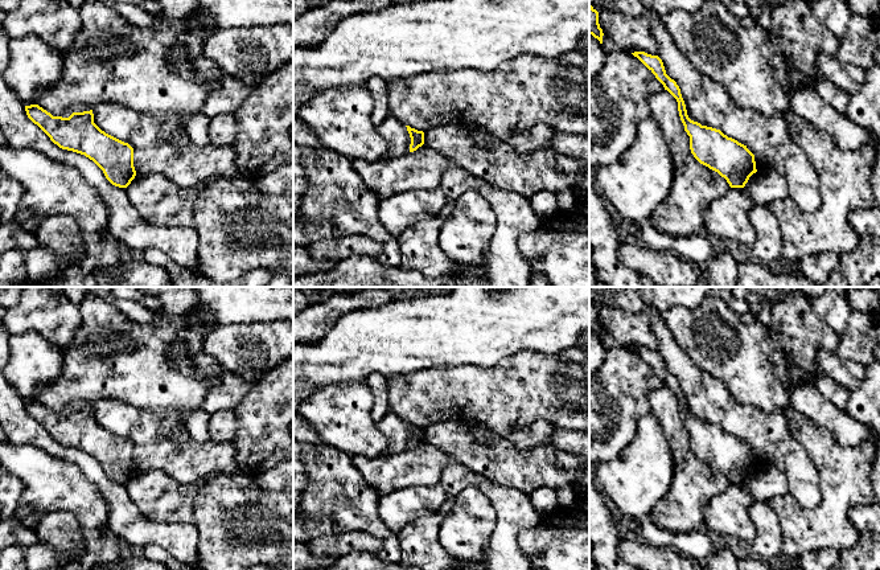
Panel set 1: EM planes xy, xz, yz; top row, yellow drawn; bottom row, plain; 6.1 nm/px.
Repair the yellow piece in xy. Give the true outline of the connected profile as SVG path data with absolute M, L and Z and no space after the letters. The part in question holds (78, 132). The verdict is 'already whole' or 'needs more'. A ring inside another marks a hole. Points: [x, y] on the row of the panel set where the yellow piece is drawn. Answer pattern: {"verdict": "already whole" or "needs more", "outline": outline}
{"verdict": "already whole", "outline": "M38 104L25 106L25 111L54 144L92 160L112 185L127 188L135 179L133 148L102 131L94 123L92 110L69 118L53 116Z"}

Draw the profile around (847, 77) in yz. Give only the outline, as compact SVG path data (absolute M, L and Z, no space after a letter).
M821 53L817 56L821 74L850 98L858 94L865 81L865 71L852 63L843 63L836 57Z

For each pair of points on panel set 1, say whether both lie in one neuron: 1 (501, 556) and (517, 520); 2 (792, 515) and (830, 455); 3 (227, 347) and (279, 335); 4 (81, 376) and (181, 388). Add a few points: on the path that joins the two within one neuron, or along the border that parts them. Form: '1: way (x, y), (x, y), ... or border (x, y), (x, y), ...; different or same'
1: way (504, 546), (508, 529); same
2: way (813, 515), (817, 515), (830, 501), (830, 476); same
3: way (238, 336), (241, 333), (266, 335); same
4: way (106, 376), (143, 376), (156, 384); same

